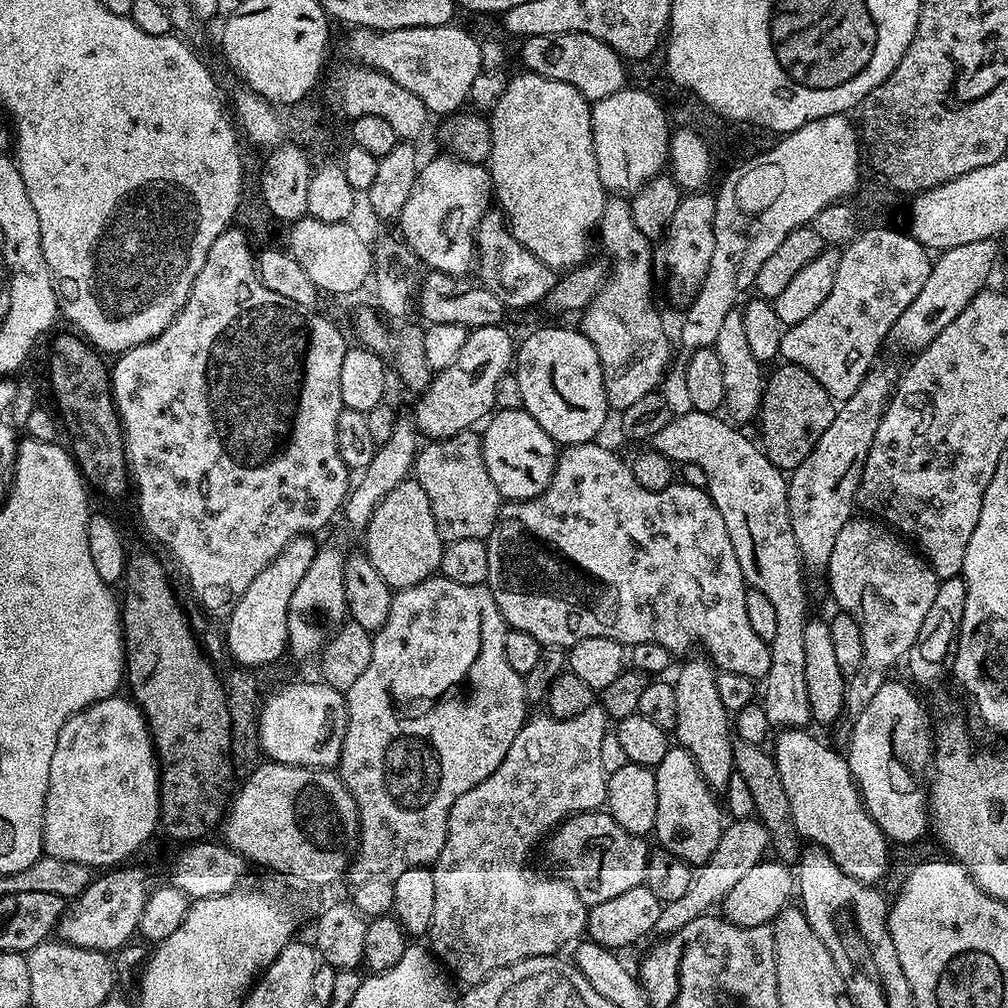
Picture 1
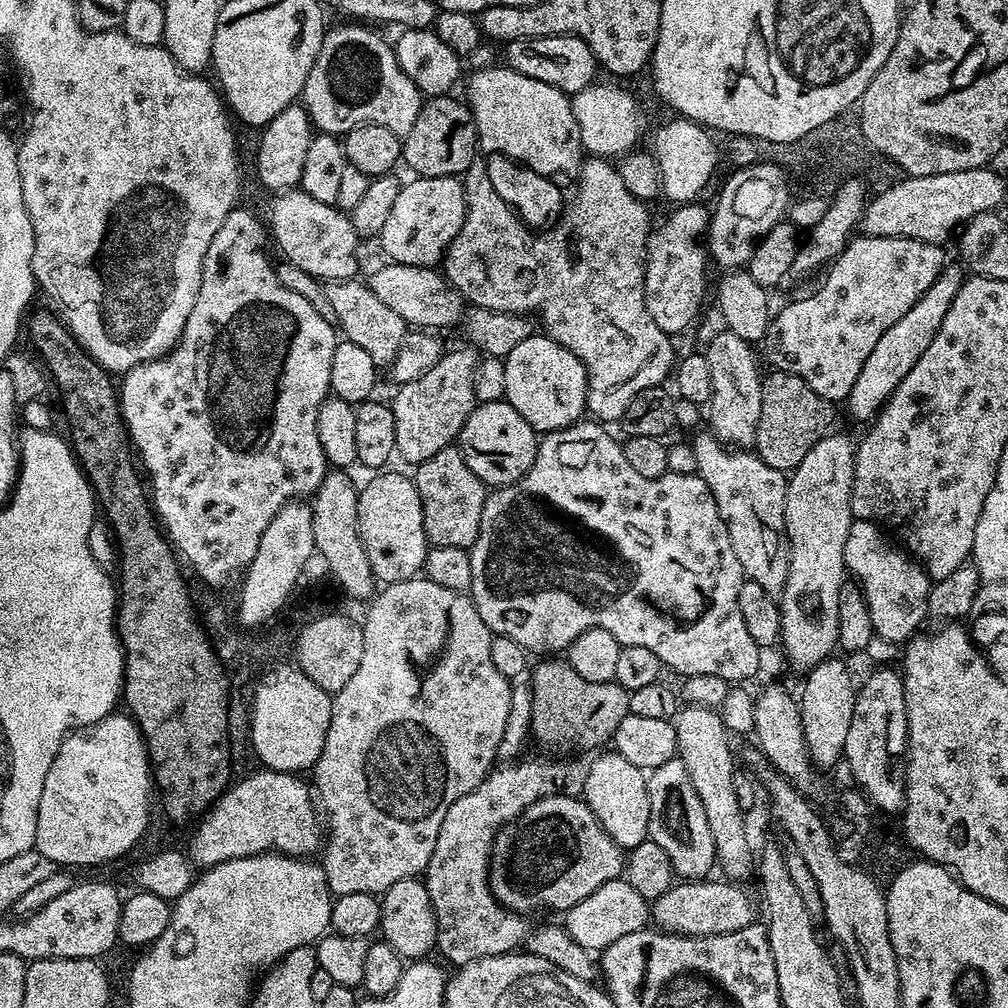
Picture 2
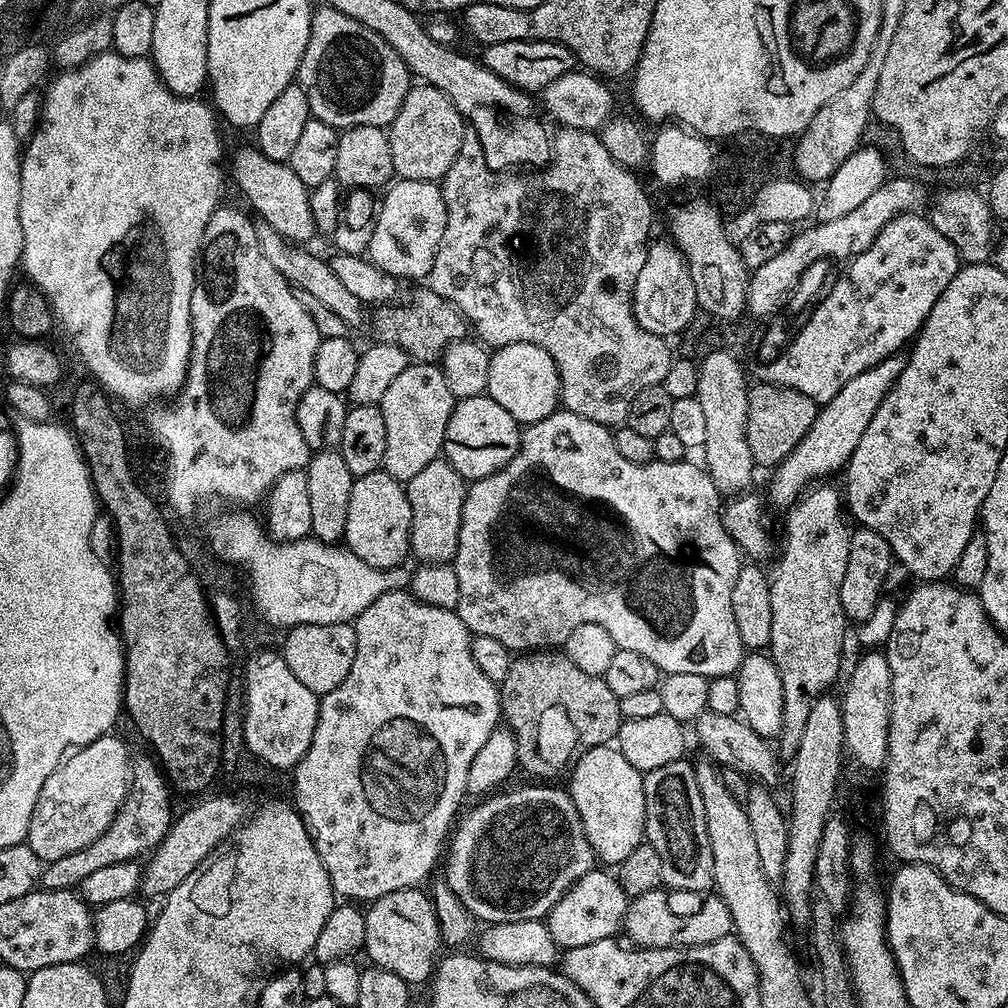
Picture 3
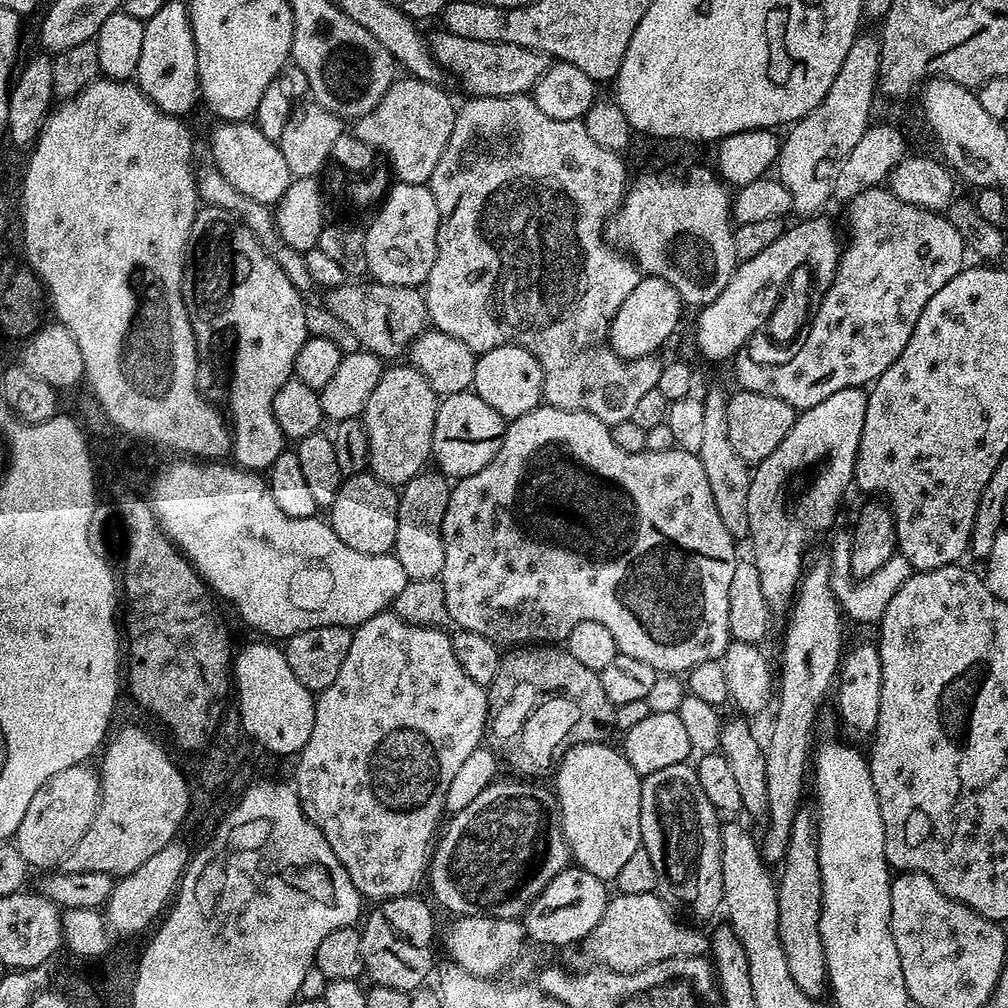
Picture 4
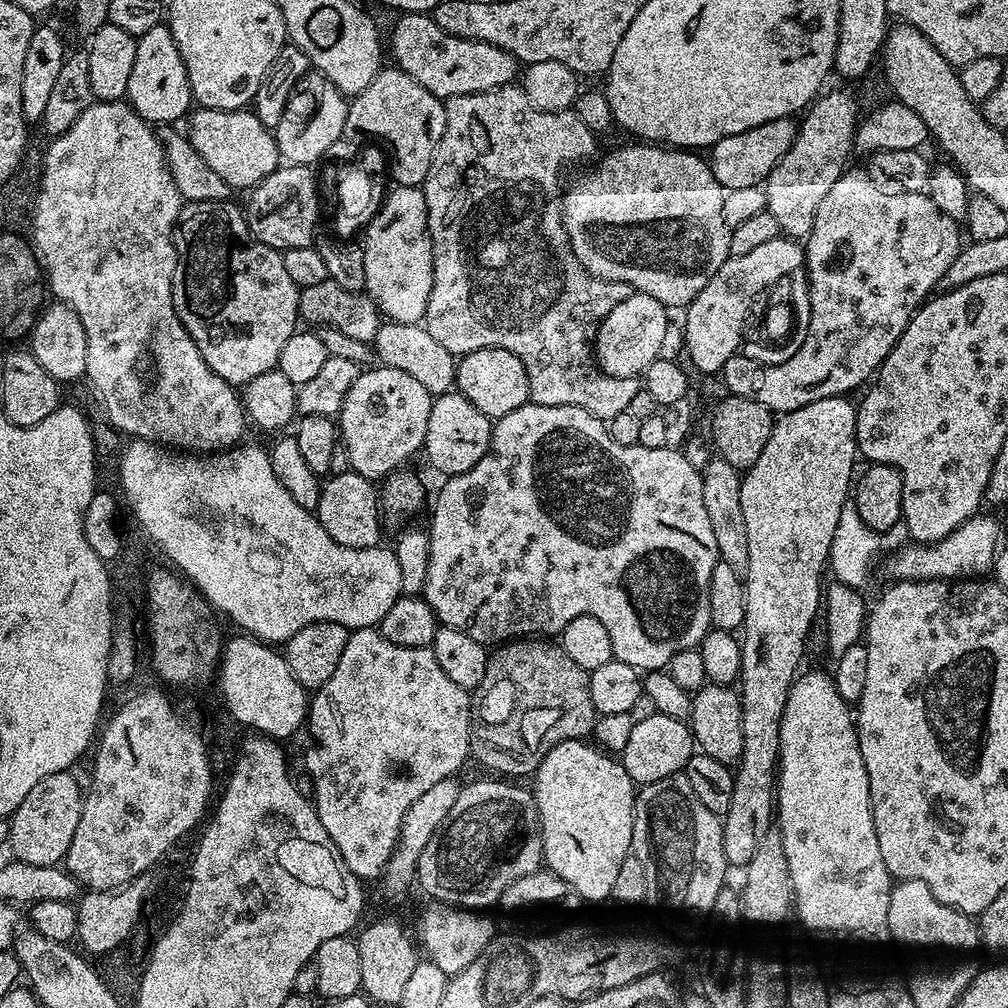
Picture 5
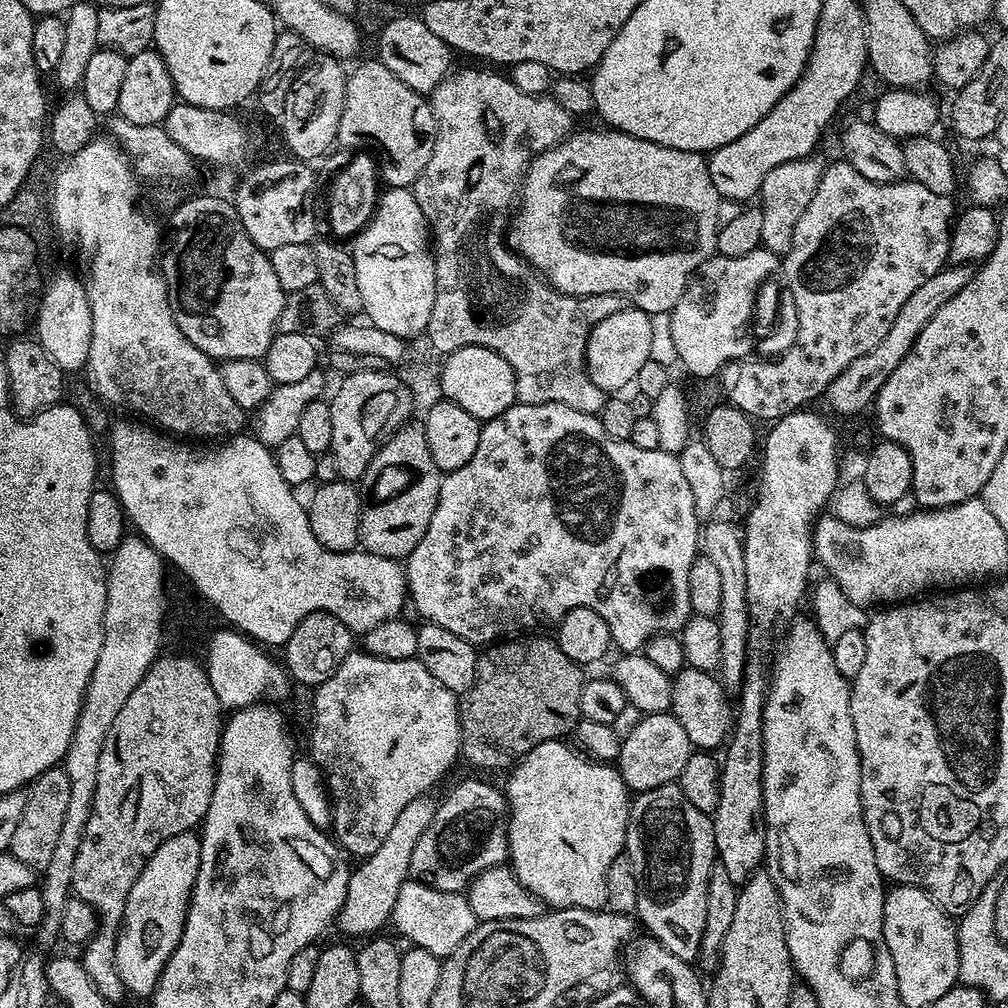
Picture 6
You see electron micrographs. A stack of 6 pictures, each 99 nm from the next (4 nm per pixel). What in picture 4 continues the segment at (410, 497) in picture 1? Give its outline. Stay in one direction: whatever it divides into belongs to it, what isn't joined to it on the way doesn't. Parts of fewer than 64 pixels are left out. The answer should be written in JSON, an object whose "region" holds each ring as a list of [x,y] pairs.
{"region":[[[365,470],[341,482],[338,498],[334,498],[326,519],[334,534],[338,534],[338,538],[342,538],[350,550],[358,550],[358,554],[389,554],[398,534],[399,501],[393,485],[382,482],[371,471]]]}

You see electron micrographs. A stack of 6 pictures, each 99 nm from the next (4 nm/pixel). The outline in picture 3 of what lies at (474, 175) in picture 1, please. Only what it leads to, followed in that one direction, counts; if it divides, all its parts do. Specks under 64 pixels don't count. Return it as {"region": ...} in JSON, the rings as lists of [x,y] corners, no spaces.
{"region":[[[397,179],[384,193],[386,193],[385,196],[382,196],[378,204],[374,238],[370,238],[367,255],[382,271],[388,272],[401,281],[423,281],[434,266],[436,251],[442,242],[442,234],[446,230],[446,202],[441,185],[430,180]]]}

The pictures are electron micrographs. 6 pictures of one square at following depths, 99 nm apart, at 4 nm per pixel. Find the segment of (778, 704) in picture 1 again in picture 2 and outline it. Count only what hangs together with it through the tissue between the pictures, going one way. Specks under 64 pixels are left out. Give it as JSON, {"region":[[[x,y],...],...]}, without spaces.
{"region":[[[703,431],[691,441],[697,455],[697,473],[710,486],[710,494],[714,494],[714,502],[730,534],[730,546],[738,554],[745,577],[758,582],[766,594],[779,597],[790,568],[786,534],[788,476],[774,470],[774,466],[766,466],[755,451],[737,450],[722,443],[711,431]]]}

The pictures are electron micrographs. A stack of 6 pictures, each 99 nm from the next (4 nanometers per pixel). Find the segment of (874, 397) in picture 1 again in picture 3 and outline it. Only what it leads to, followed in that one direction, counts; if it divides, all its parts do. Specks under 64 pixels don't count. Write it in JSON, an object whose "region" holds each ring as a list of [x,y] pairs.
{"region":[[[820,482],[809,487],[804,495],[791,508],[787,509],[786,516],[788,516],[788,521],[784,524],[784,549],[780,552],[780,561],[776,564],[776,573],[773,571],[768,581],[770,586],[770,642],[767,651],[772,657],[774,666],[778,666],[778,678],[782,678],[784,710],[782,730],[778,737],[778,752],[781,757],[791,758],[795,756],[798,750],[798,742],[802,742],[802,730],[806,730],[806,718],[810,715],[810,706],[814,706],[814,702],[831,689],[828,687],[835,682],[836,675],[840,672],[840,655],[844,652],[844,624],[846,625],[846,617],[842,610],[842,598],[838,598],[838,590],[842,590],[842,577],[846,574],[846,558],[850,554],[850,528],[844,525],[846,512],[842,507],[841,489],[837,485],[835,488],[832,482]]]}

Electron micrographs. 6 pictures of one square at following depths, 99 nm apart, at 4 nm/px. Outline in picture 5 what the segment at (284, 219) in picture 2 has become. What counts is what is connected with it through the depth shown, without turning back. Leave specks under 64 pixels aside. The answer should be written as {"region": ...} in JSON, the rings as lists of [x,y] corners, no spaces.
{"region":[[[197,107],[187,117],[187,124],[186,135],[194,150],[202,154],[202,159],[222,177],[222,182],[226,182],[229,189],[251,190],[274,169],[281,167],[282,157],[273,129],[266,127],[256,117],[255,111],[242,108],[218,110]]]}

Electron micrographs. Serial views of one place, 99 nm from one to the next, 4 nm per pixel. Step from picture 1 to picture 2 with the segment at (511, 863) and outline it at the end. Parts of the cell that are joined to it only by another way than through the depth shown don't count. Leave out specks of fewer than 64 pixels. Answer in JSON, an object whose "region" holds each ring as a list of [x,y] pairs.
{"region":[[[540,756],[524,759],[505,763],[500,766],[504,768],[497,767],[489,772],[477,788],[470,790],[470,794],[462,794],[462,798],[458,798],[458,802],[446,810],[446,818],[442,818],[442,830],[438,830],[438,842],[434,842],[434,854],[430,854],[426,869],[426,883],[436,915],[436,948],[452,966],[463,966],[478,958],[515,952],[527,941],[530,931],[530,924],[524,921],[527,919],[521,913],[510,912],[502,907],[488,885],[492,843],[496,840],[496,833],[504,825],[517,820],[531,804],[544,796],[555,796],[563,789],[560,787],[564,784],[564,768],[558,761],[543,760]]]}

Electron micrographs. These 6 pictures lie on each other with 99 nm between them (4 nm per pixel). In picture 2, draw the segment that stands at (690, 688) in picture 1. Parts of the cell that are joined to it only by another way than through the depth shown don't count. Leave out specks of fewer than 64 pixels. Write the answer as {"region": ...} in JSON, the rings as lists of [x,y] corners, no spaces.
{"region":[[[684,706],[674,717],[676,726],[676,754],[690,774],[694,790],[702,802],[706,822],[710,825],[710,838],[714,838],[716,864],[732,882],[744,882],[754,872],[754,852],[748,841],[748,828],[744,825],[746,813],[738,806],[738,793],[734,791],[734,774],[738,764],[732,761],[732,744],[728,727],[722,722],[719,711],[699,706]]]}

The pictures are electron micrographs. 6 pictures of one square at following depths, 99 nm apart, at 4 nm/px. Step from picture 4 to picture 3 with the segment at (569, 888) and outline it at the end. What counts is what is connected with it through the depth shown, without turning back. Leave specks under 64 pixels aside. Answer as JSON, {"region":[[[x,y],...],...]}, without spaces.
{"region":[[[611,871],[587,872],[576,880],[574,886],[570,886],[570,890],[566,890],[566,894],[562,894],[560,901],[548,911],[546,923],[557,949],[586,946],[589,942],[599,942],[601,938],[616,936],[621,931],[630,897],[625,894],[619,879],[608,872]]]}

